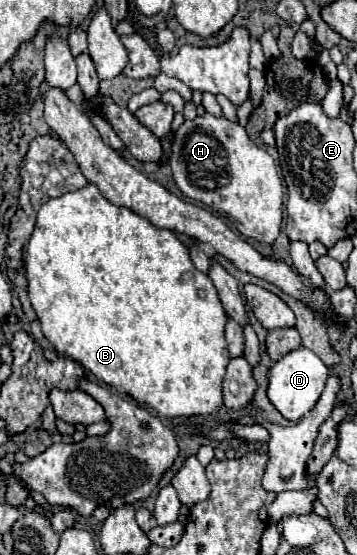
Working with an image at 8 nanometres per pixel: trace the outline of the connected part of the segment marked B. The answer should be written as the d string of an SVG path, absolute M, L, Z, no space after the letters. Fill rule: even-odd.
M86 184L80 190L66 192L58 198L48 200L36 218L34 232L26 246L26 258L24 258L26 278L28 278L28 298L30 304L42 324L44 336L50 340L50 344L56 348L56 352L70 356L72 360L80 362L88 372L92 372L98 380L110 384L118 392L130 394L140 404L146 404L154 408L160 416L192 416L192 414L212 414L222 406L222 378L226 372L226 364L230 360L226 340L224 340L224 324L226 324L226 312L218 300L216 288L212 280L198 272L188 256L186 246L164 228L154 226L144 216L138 216L136 212L114 206L110 200L106 200L100 190L94 184ZM204 290L206 296L198 296L198 292Z

